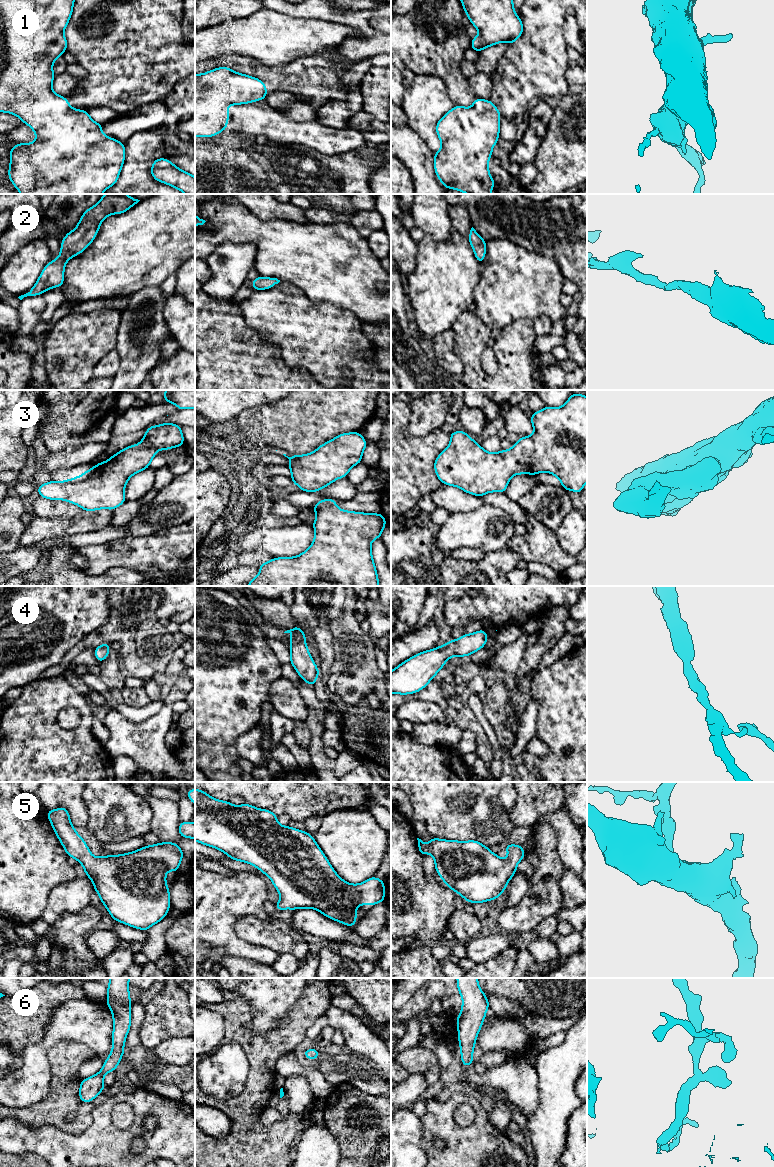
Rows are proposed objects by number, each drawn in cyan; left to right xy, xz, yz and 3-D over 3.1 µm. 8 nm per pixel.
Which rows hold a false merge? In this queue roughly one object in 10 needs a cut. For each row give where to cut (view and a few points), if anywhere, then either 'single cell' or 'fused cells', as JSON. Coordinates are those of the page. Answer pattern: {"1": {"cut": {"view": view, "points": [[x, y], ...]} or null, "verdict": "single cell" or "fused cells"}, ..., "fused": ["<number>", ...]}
{"1": {"cut": null, "verdict": "single cell"}, "2": {"cut": null, "verdict": "single cell"}, "3": {"cut": null, "verdict": "single cell"}, "4": {"cut": null, "verdict": "single cell"}, "5": {"cut": null, "verdict": "single cell"}, "6": {"cut": null, "verdict": "single cell"}, "fused": []}

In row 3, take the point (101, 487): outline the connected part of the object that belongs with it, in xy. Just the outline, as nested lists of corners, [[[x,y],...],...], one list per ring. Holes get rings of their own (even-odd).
[[[162,423],[156,426],[149,426],[140,444],[134,444],[122,449],[107,461],[98,463],[78,477],[66,481],[51,480],[42,484],[38,486],[37,491],[42,498],[65,500],[78,505],[83,511],[99,509],[110,509],[113,511],[126,501],[124,491],[131,476],[150,467],[150,463],[158,450],[167,450],[179,446],[184,446],[184,436],[180,425]]]

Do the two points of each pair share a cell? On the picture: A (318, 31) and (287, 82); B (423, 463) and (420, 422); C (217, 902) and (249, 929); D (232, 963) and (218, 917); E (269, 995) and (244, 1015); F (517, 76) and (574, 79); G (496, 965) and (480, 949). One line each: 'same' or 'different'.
A: different
B: different
C: different
D: different
E: different
F: different
G: different

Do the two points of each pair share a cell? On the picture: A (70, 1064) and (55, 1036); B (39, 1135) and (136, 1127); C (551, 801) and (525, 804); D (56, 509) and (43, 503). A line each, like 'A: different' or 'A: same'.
A: different
B: same
C: same
D: same

